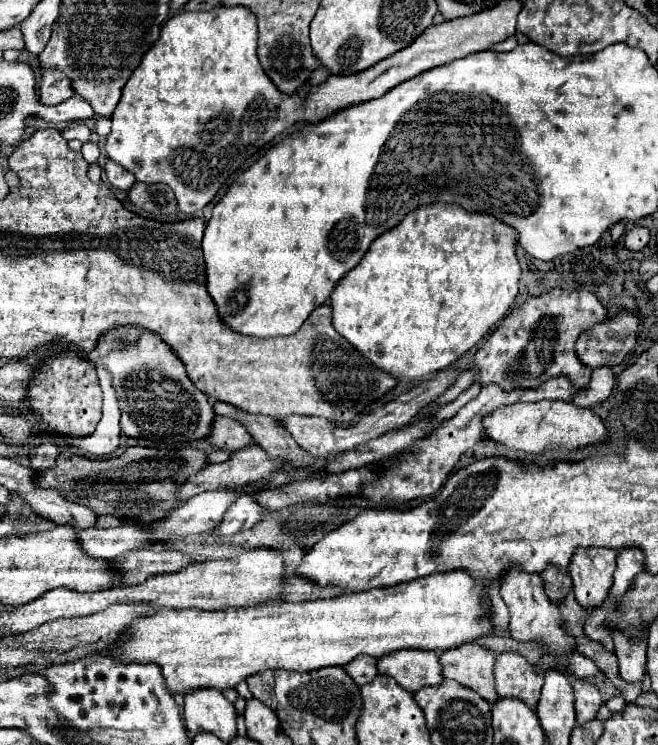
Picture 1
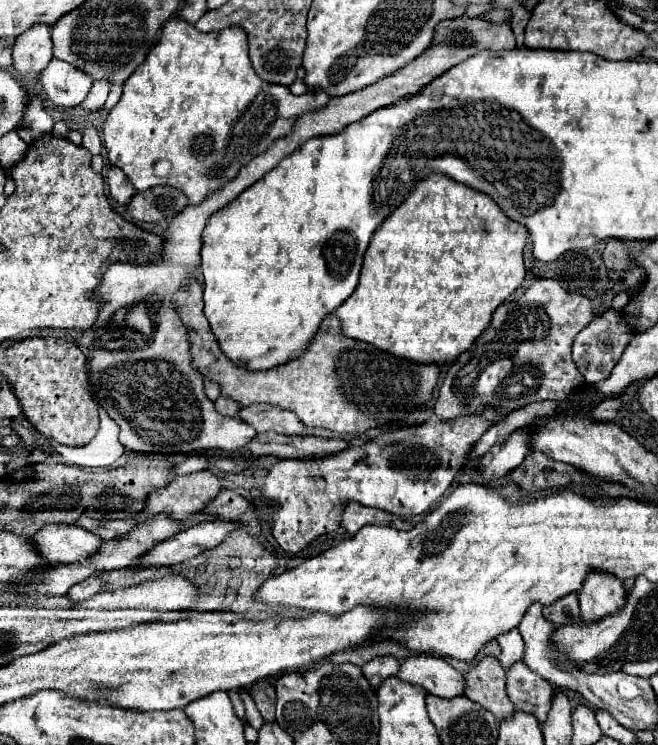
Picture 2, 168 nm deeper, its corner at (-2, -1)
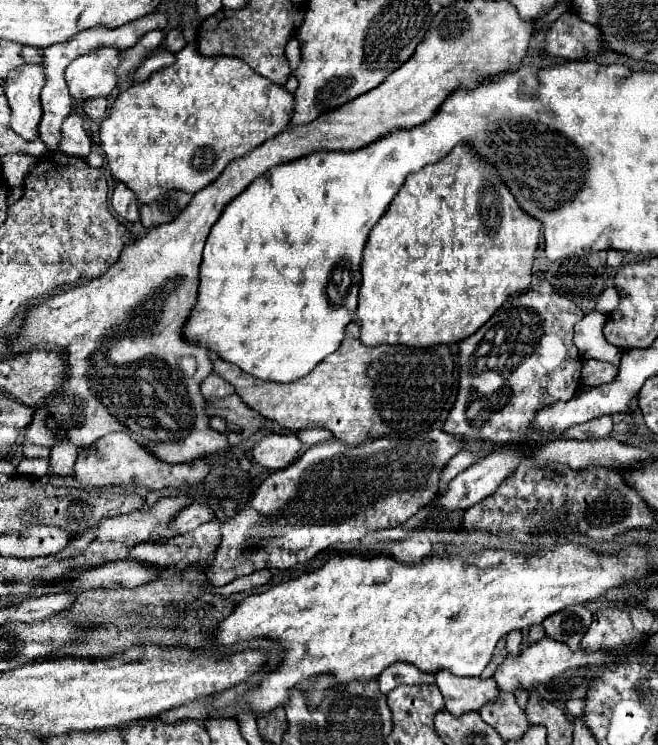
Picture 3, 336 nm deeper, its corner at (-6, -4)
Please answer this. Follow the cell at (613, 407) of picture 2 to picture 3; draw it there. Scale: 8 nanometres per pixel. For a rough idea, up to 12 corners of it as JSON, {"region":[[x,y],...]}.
{"region":[[597,417],[565,431],[567,439],[601,439],[613,429],[611,417]]}

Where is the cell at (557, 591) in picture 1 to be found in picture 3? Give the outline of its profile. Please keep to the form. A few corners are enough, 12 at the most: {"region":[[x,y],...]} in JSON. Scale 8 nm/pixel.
{"region":[[585,605],[551,615],[541,625],[549,639],[577,651],[593,615]]}

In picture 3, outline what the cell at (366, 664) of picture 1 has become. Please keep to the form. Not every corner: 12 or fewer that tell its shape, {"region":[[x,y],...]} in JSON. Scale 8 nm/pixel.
{"region":[[395,663],[379,675],[383,693],[401,683],[435,685],[435,677],[409,663]]}

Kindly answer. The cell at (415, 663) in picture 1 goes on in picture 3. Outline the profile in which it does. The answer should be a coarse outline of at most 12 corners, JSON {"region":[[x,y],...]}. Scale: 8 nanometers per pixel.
{"region":[[435,673],[453,715],[481,711],[497,701],[493,677]]}

